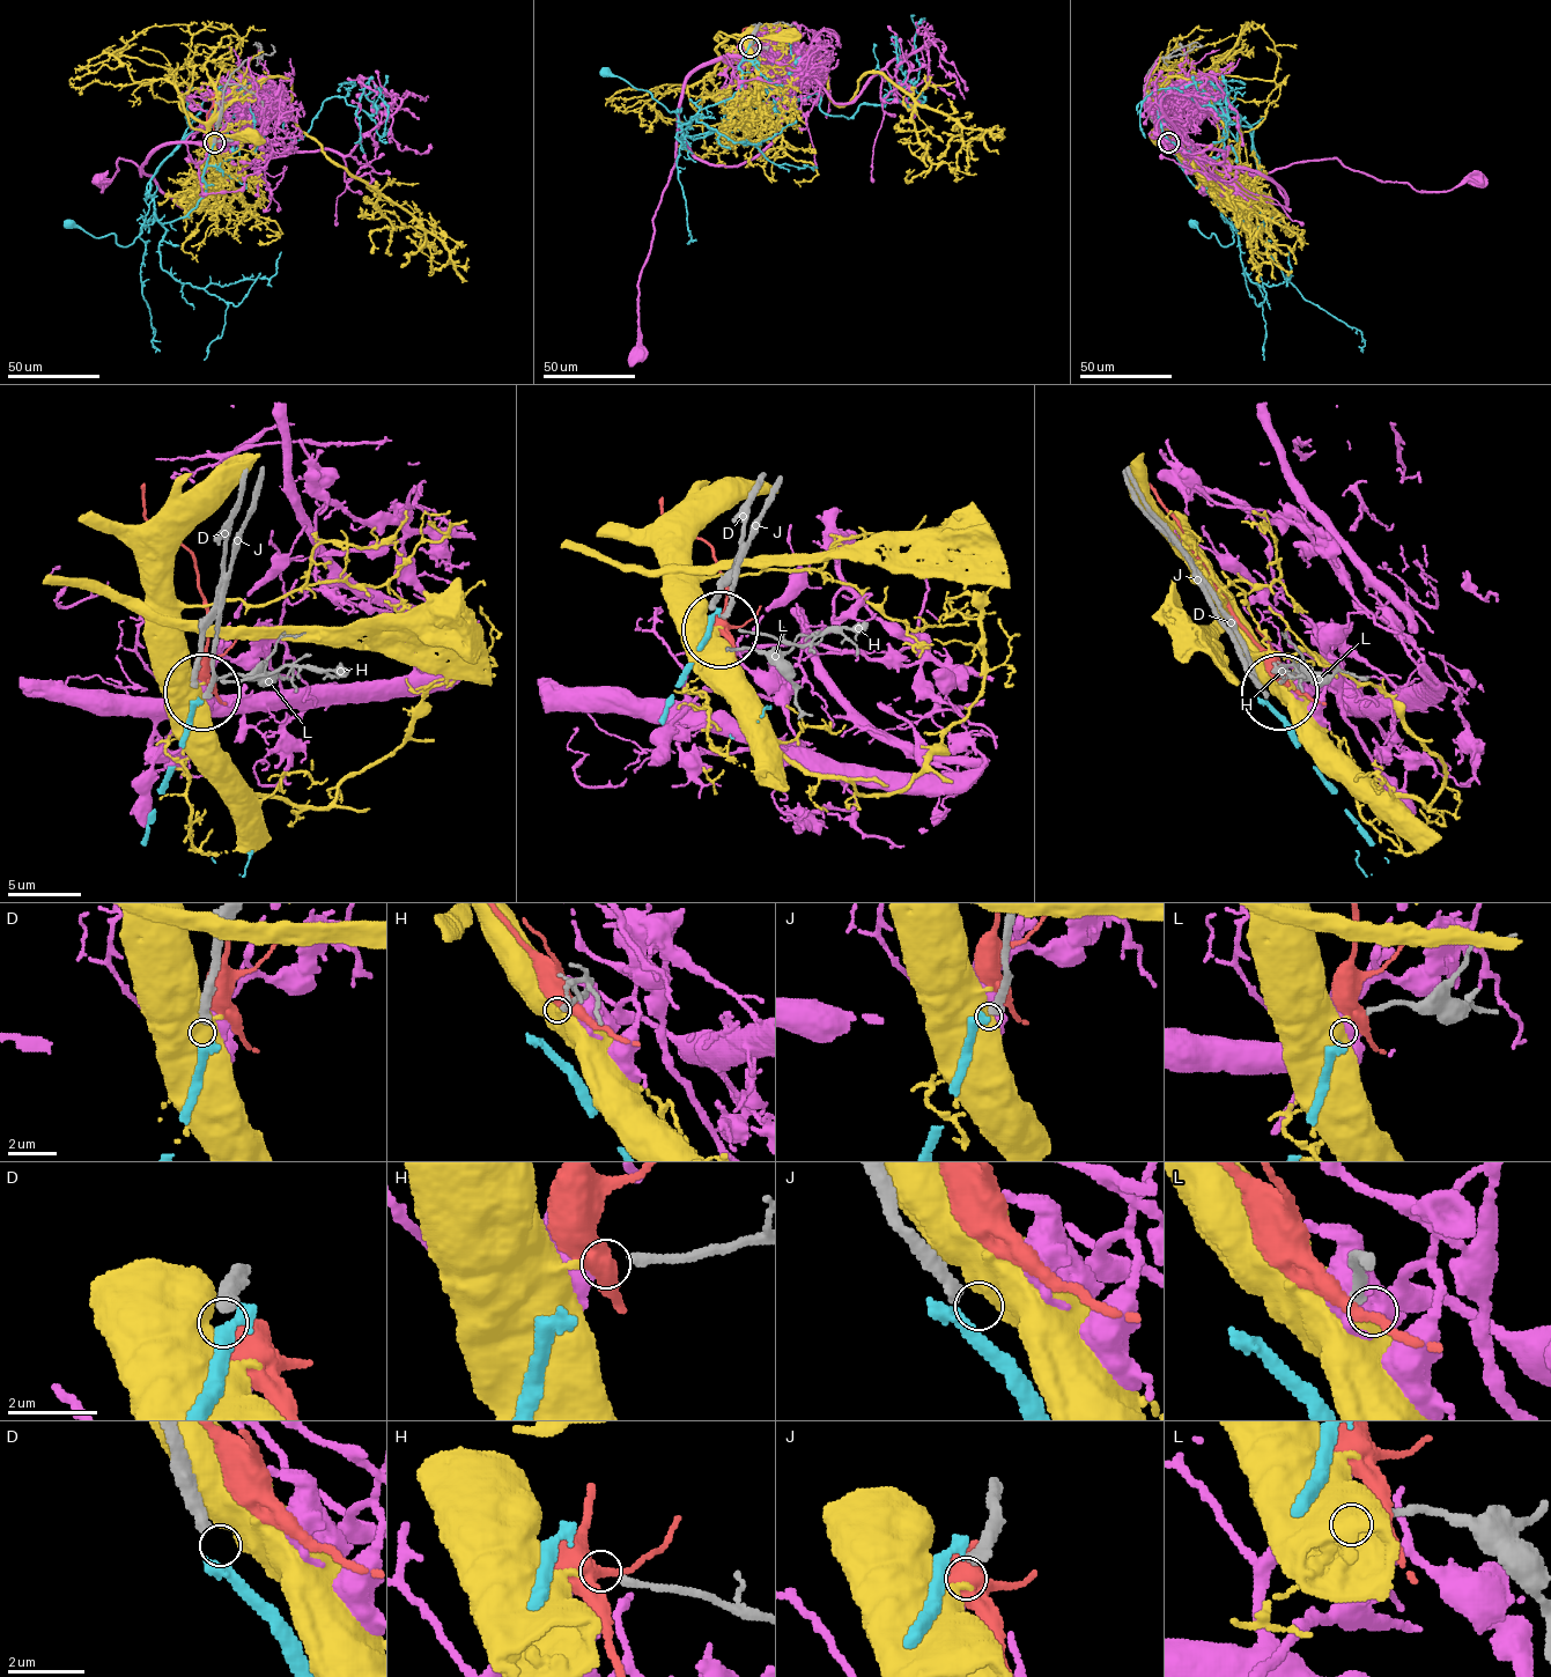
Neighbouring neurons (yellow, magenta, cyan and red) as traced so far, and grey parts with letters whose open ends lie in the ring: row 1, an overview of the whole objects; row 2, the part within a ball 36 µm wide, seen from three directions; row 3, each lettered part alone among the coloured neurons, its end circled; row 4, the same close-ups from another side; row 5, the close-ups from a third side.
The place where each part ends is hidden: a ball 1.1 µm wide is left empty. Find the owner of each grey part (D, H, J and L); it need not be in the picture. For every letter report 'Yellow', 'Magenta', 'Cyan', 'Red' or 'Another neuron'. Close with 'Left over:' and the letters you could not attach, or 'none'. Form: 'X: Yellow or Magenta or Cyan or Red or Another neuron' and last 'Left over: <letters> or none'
D: Cyan
H: Yellow
J: Another neuron
L: Another neuron
Left over: J, L

